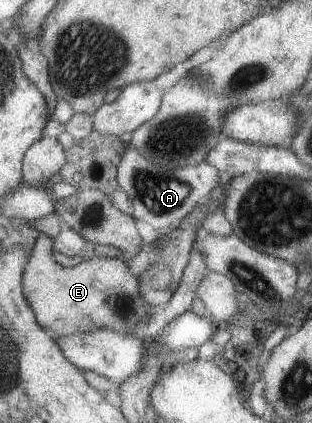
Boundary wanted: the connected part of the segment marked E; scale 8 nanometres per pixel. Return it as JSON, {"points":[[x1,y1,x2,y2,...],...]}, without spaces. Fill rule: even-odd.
{"points":[[40,233,23,276,27,301,39,323,59,336,96,329,136,334,137,327,151,317,152,310,149,311,151,306,141,293,141,278,130,272,128,261,94,256,75,267,65,267,53,259,54,244,48,233]]}

